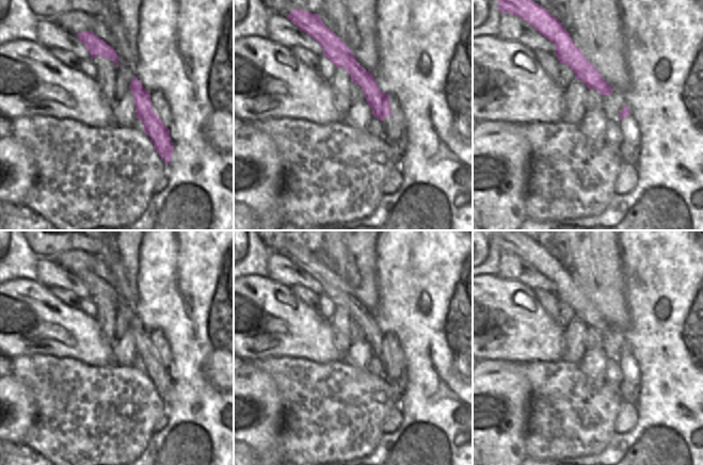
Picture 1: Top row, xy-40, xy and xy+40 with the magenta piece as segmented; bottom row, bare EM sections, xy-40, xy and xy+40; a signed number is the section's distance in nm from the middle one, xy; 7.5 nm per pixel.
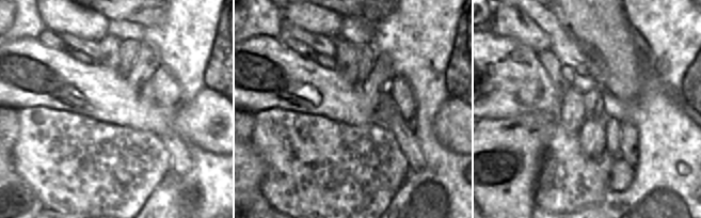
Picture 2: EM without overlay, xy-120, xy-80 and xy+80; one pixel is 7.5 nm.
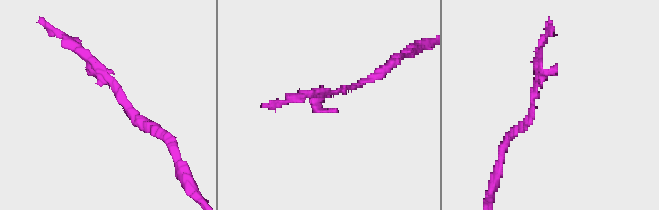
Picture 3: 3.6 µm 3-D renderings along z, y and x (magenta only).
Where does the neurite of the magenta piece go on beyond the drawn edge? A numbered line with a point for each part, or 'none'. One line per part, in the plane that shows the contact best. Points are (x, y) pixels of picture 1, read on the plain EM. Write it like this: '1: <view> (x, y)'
none

